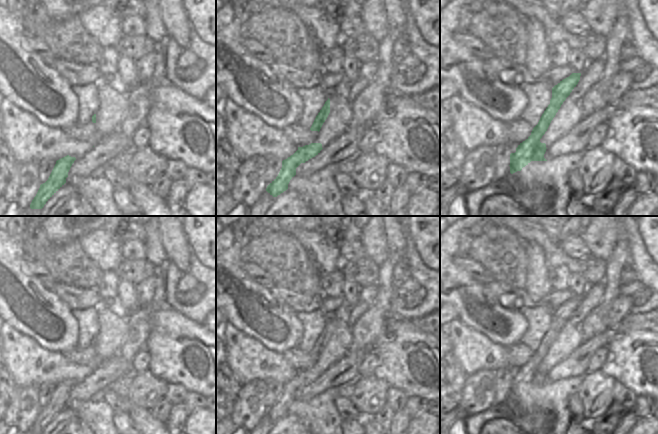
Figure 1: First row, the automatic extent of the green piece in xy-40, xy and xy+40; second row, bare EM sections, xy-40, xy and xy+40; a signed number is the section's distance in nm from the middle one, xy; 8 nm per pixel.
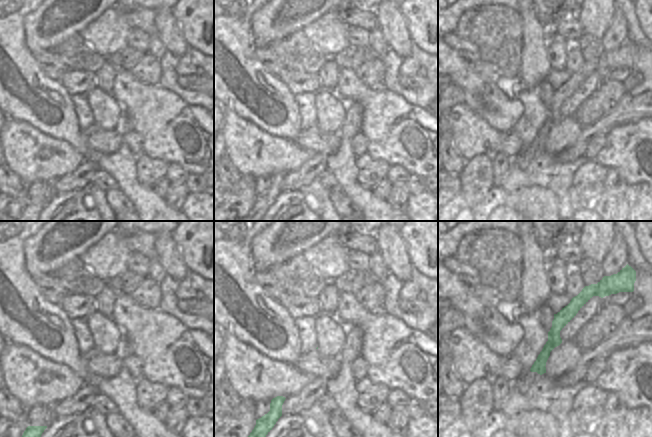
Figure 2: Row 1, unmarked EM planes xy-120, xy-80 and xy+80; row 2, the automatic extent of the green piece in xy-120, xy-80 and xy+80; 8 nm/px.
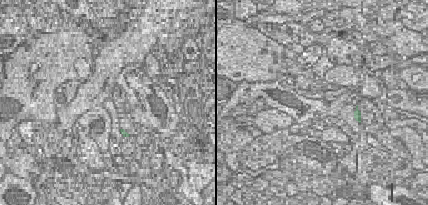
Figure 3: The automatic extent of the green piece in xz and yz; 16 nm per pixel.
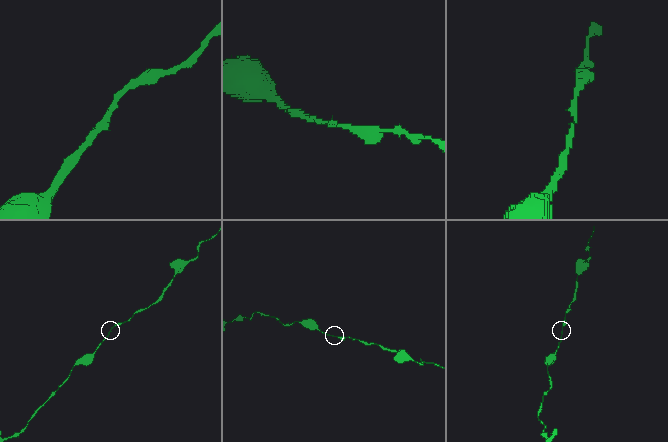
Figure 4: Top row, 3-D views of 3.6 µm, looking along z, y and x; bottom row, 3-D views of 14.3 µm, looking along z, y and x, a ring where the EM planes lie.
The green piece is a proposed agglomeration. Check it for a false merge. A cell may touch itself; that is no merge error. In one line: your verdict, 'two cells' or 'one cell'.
one cell

